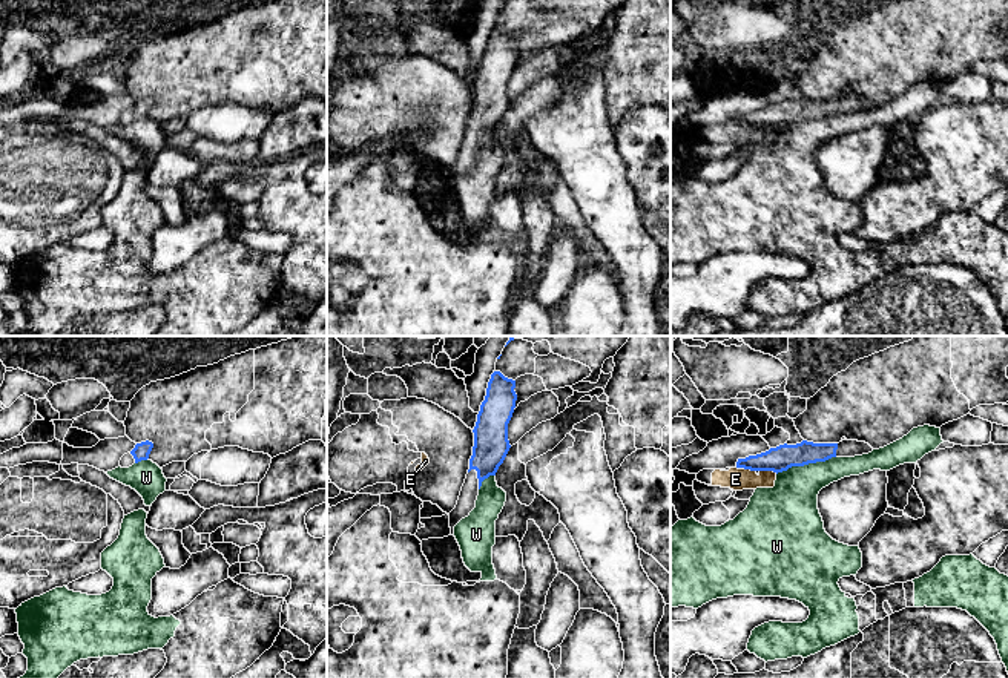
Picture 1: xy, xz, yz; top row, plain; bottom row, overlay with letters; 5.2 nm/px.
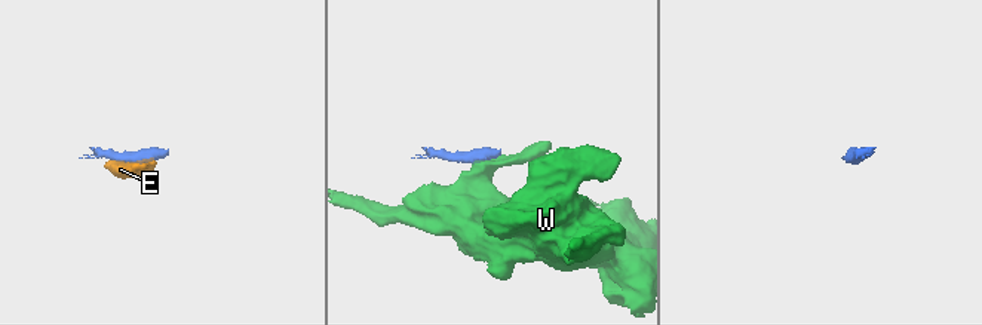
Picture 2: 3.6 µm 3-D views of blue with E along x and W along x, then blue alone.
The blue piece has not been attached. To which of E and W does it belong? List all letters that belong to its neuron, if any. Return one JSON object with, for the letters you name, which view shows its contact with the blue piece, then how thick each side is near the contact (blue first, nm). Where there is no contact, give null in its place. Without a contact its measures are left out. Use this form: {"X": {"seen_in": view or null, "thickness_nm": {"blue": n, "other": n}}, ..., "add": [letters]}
{"add": []}

